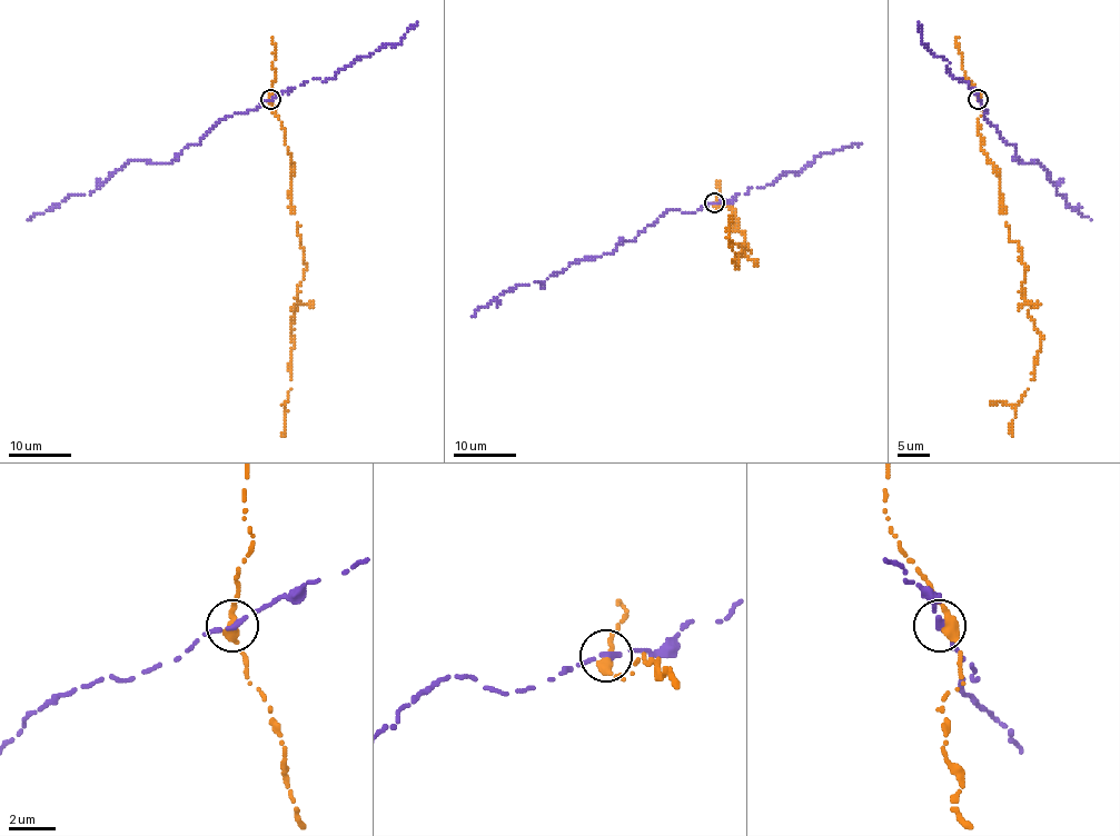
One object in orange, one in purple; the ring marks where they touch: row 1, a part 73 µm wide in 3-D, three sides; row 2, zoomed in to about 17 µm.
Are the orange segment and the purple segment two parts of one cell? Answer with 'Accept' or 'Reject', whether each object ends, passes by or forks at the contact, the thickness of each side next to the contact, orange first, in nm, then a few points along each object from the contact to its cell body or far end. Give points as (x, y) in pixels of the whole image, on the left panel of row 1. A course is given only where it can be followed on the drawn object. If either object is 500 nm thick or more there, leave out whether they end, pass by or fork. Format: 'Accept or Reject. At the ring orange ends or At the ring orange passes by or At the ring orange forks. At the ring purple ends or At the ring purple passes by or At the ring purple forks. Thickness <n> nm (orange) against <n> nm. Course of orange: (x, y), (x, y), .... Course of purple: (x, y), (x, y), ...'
Reject. Thickness 500 nm (orange) against 200 nm. Course of orange: (270, 99), (275, 115), (280, 121), (291, 163), (290, 208), (298, 221), (306, 265), (294, 318), (283, 437). Course of purple: (270, 99), (222, 118), (171, 163), (130, 159), (89, 193), (70, 193), (58, 206), (28, 219)

